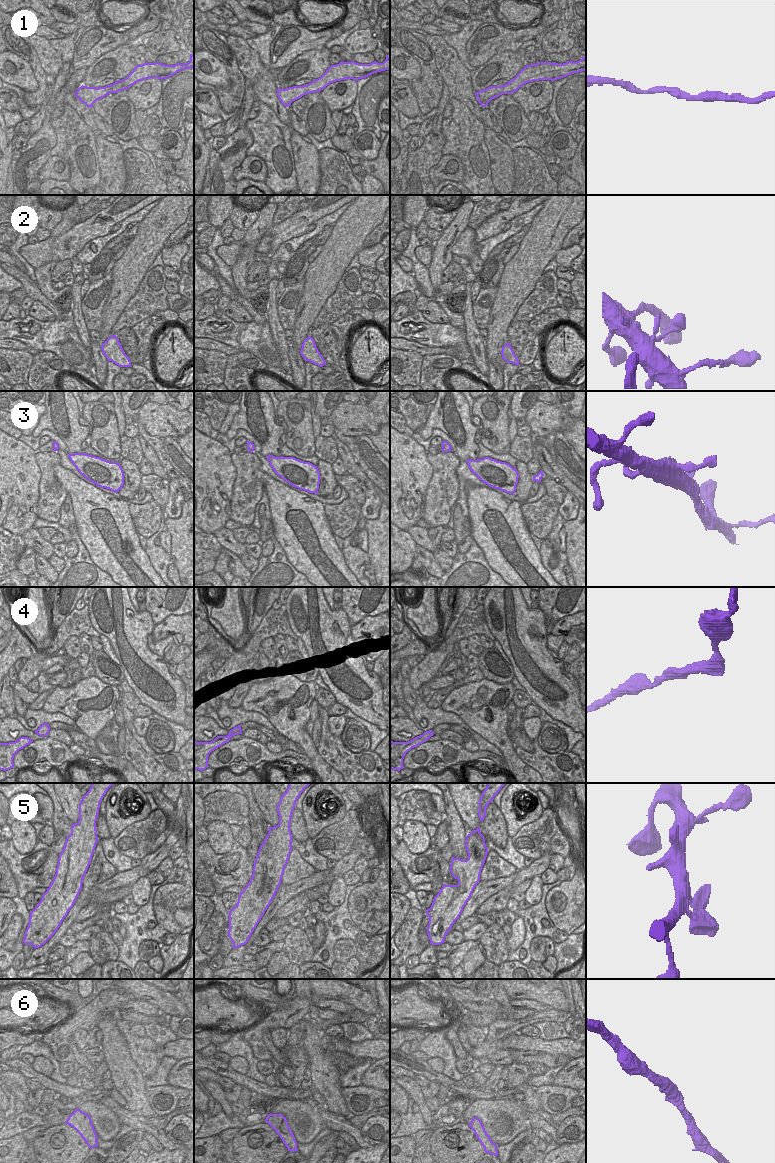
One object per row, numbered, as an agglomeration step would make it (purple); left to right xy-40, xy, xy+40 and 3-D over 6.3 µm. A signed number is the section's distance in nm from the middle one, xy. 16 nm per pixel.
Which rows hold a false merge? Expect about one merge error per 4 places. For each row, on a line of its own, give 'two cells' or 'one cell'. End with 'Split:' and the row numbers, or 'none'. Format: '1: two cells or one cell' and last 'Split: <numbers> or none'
1: one cell
2: two cells
3: one cell
4: one cell
5: one cell
6: one cell
Split: 2

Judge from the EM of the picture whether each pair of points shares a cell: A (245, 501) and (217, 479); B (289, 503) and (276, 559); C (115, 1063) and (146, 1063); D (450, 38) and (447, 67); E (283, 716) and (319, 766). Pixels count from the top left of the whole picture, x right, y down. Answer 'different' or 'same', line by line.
A: different
B: different
C: different
D: different
E: same

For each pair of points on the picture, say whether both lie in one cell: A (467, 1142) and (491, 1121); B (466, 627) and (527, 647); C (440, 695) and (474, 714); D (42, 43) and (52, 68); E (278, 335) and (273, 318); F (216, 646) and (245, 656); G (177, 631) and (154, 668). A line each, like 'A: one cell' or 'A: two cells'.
A: two cells
B: two cells
C: two cells
D: one cell
E: one cell
F: two cells
G: two cells

